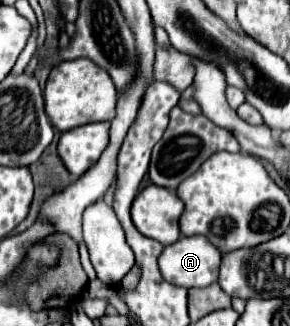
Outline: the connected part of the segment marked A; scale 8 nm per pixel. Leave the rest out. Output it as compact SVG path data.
M201 235L179 237L179 241L167 245L159 255L163 279L185 289L215 283L219 263L221 253Z

